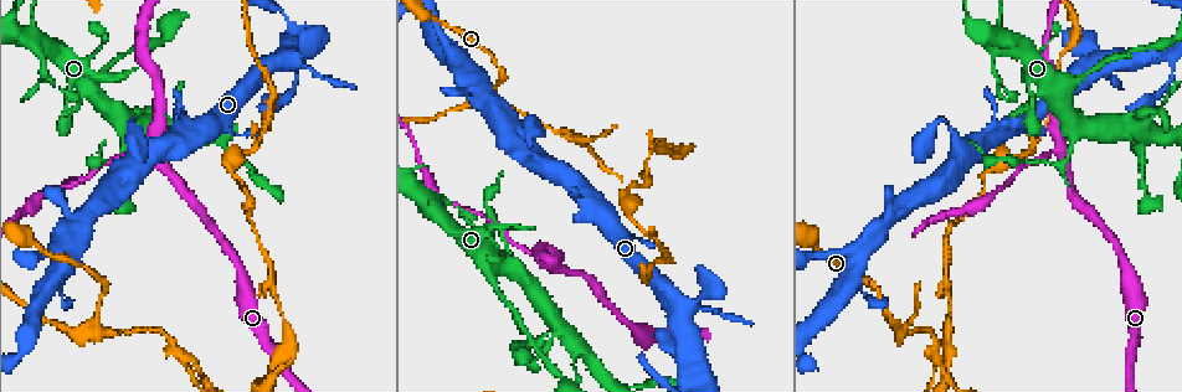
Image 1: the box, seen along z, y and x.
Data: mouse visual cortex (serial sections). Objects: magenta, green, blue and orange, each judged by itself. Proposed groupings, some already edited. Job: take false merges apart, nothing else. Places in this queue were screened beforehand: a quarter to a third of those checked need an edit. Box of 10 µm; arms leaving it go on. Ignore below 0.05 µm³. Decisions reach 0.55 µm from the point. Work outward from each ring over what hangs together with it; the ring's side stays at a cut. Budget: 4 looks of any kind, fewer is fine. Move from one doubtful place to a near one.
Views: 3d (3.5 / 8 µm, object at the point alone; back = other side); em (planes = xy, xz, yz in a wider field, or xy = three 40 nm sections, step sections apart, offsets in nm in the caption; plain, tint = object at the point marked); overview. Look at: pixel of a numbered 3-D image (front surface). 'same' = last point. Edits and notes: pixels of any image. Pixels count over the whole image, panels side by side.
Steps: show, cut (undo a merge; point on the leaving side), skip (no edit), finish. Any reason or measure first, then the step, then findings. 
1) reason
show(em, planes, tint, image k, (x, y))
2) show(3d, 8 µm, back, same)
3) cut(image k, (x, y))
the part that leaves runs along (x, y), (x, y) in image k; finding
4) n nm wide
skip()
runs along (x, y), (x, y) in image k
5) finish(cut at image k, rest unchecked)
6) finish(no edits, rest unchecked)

sharp bend
show(3d, 3.5 µm, image 1, (1066, 157))

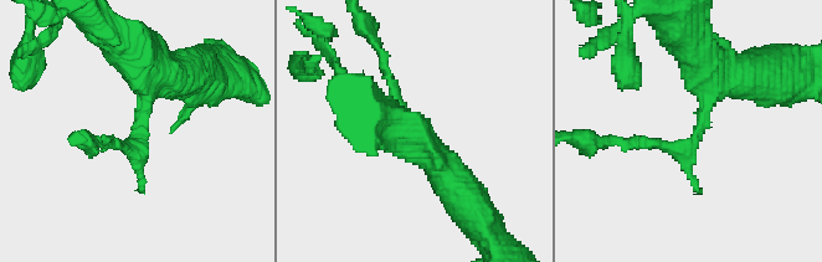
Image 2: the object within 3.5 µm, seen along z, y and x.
show(em, xy, step 3, tint, image 2, (696, 134))

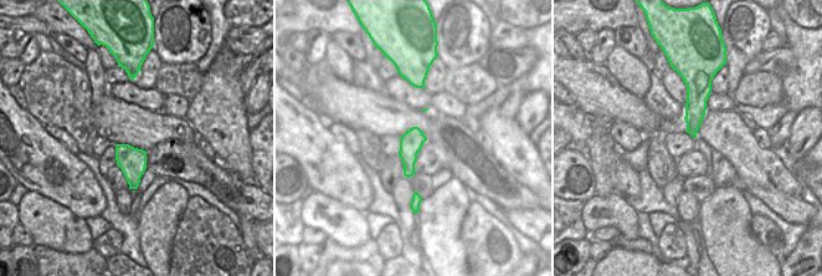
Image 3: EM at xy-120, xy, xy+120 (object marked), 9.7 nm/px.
skip()
runs along (702, 60), (695, 139), (628, 143) in image 2; all the same cell

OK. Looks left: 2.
three arms meet
show(3d, 8 µm, image 1, (94, 324))

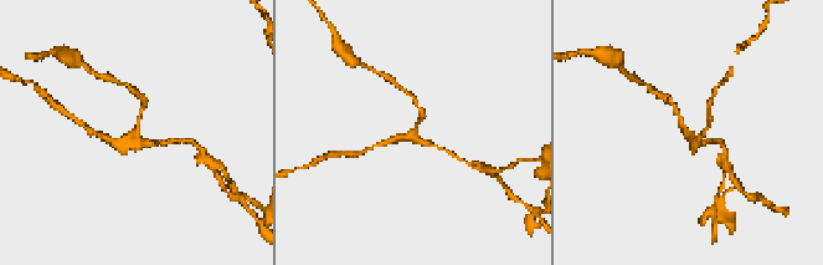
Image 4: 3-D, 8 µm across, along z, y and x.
show(em, xy, step 2, tint, same)

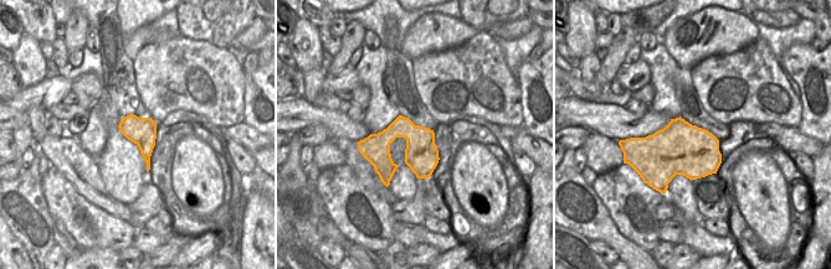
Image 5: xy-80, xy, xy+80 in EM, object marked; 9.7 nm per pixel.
skip()
runs along (673, 103), (685, 132), (704, 142) in image 4; all the same cell

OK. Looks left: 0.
finish(no edits, rest unchecked)

